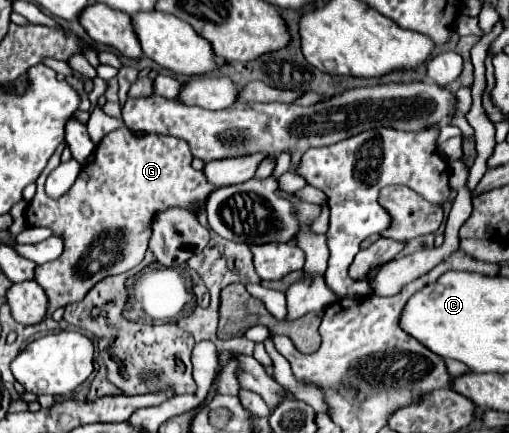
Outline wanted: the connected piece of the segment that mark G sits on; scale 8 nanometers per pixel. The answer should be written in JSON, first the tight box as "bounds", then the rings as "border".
{"bounds":[27,127,215,317],"border":[[[121,127],[117,131],[107,133],[101,139],[101,143],[97,145],[97,159],[91,165],[85,165],[81,169],[73,187],[61,199],[49,199],[43,191],[43,185],[50,172],[61,163],[63,147],[65,147],[65,143],[61,143],[57,147],[57,151],[49,159],[45,171],[39,175],[37,193],[27,205],[27,221],[37,221],[35,225],[49,227],[53,231],[53,235],[59,235],[65,241],[65,251],[59,259],[47,265],[38,265],[35,269],[34,280],[39,285],[43,285],[43,291],[47,293],[47,299],[49,299],[49,307],[47,307],[49,317],[57,307],[65,307],[67,303],[81,301],[87,295],[87,291],[95,283],[105,279],[107,275],[119,275],[119,273],[125,273],[125,271],[133,269],[135,265],[139,265],[147,251],[149,223],[151,223],[153,215],[157,215],[159,211],[163,211],[171,205],[189,209],[189,205],[193,201],[201,203],[201,207],[203,207],[207,195],[215,189],[211,183],[207,183],[207,179],[201,171],[195,171],[191,167],[193,155],[185,141],[181,141],[177,137],[167,137],[167,135],[145,135],[139,139],[127,127]]]}

